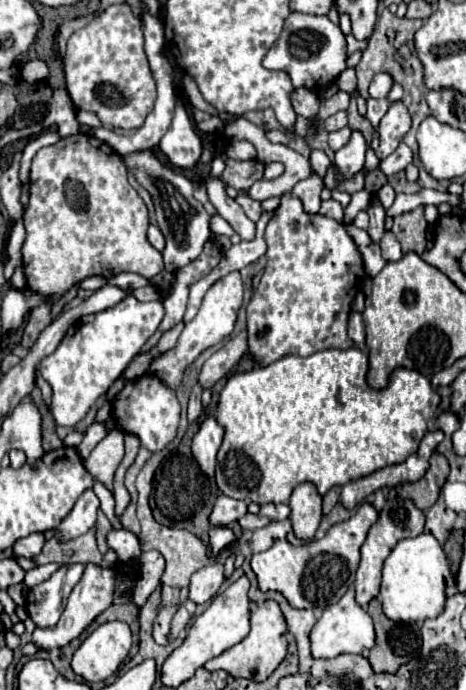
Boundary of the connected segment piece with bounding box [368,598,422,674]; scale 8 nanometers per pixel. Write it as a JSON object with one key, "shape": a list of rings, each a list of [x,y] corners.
{"shape":[[[370,602],[368,614],[374,620],[376,644],[370,650],[370,666],[376,674],[396,672],[398,666],[410,662],[420,652],[420,628],[414,622],[394,622],[386,618],[380,602]]]}

